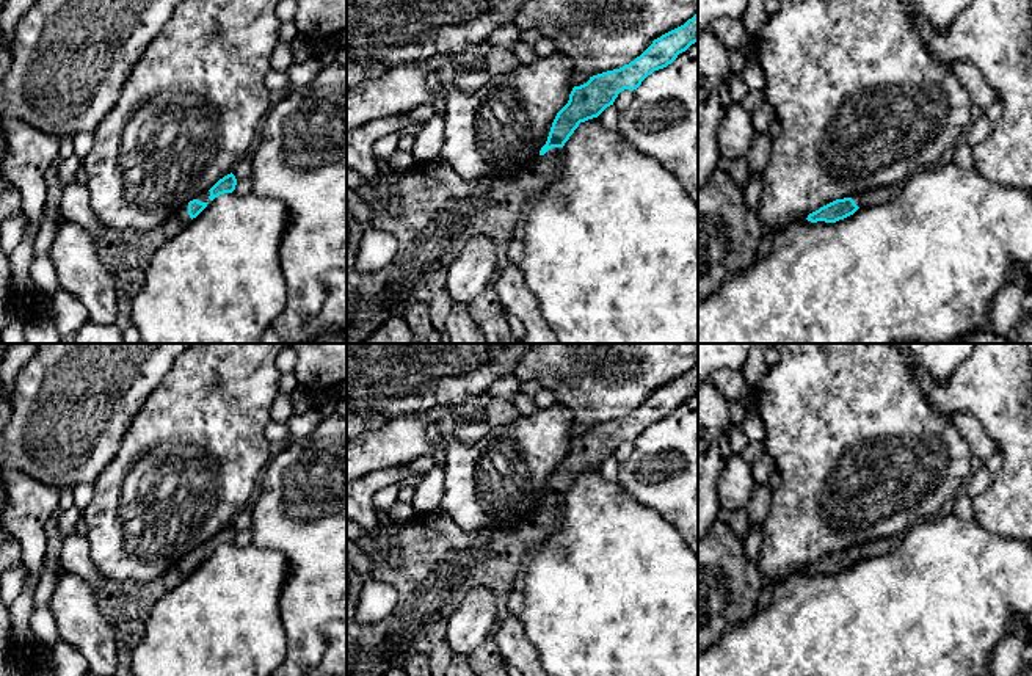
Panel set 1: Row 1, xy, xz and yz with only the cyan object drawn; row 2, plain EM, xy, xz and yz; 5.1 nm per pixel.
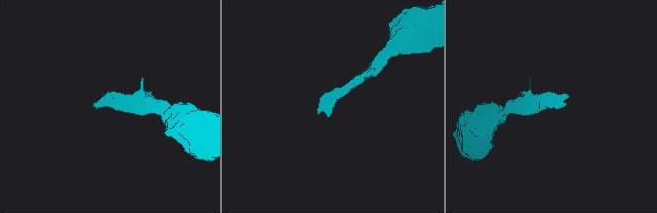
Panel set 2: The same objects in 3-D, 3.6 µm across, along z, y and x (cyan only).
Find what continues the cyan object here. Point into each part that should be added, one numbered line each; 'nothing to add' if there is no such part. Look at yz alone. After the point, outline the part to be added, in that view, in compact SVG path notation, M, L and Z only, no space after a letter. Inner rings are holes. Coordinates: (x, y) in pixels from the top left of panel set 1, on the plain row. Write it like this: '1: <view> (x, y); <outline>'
1: yz (882, 546); M880 538L866 544L853 546L852 551L858 558L877 557L888 554L894 546L894 540Z

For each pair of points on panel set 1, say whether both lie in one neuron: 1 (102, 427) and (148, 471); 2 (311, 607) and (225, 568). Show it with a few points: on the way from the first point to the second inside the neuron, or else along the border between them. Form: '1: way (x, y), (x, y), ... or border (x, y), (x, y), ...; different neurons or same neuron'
1: border (137, 411), (116, 455), (99, 476); different neurons
2: border (287, 557), (290, 573), (279, 596), (284, 629); different neurons

